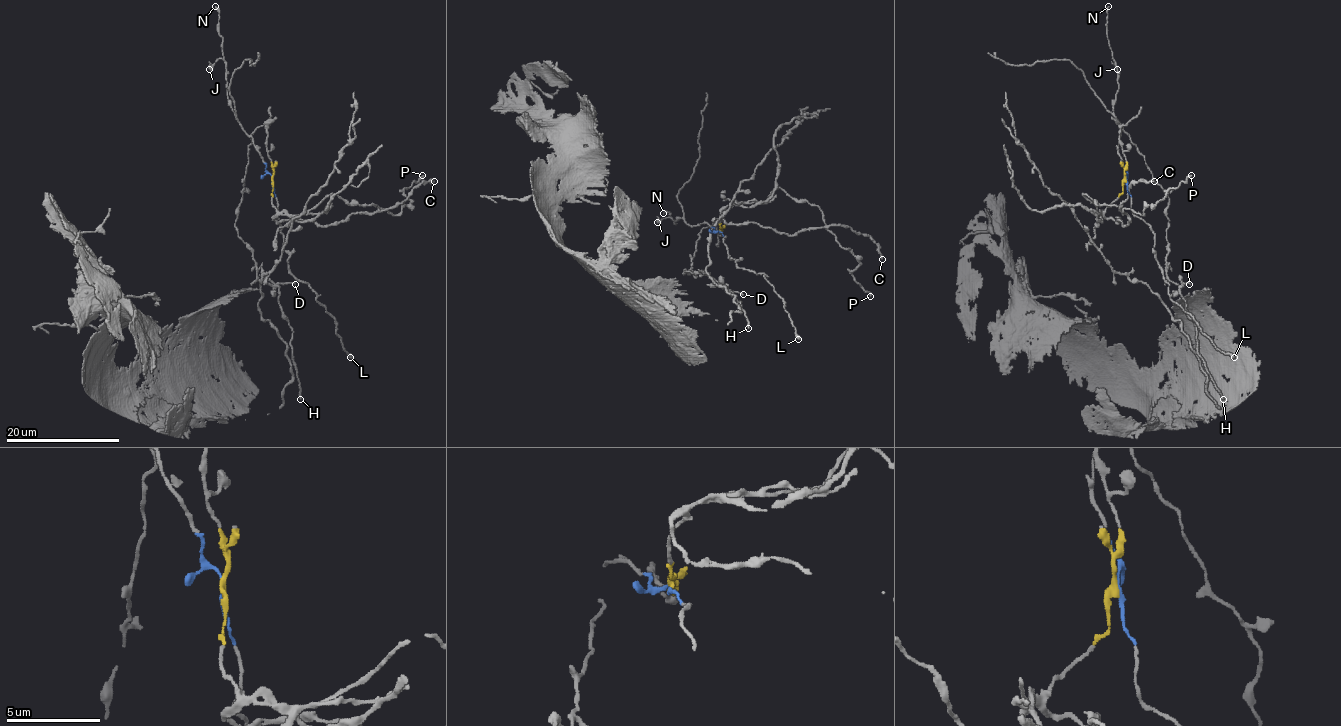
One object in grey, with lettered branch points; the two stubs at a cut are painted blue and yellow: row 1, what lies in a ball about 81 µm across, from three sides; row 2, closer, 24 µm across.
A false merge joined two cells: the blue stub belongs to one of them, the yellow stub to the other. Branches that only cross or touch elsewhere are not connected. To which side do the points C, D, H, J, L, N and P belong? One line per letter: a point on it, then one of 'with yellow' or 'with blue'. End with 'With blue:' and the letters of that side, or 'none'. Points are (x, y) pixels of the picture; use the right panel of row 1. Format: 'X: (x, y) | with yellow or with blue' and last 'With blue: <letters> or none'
C: (1154, 181) | with yellow
D: (1189, 284) | with yellow
H: (1223, 399) | with yellow
J: (1117, 69) | with blue
L: (1234, 357) | with blue
N: (1108, 6) | with blue
P: (1191, 175) | with yellow
With blue: J, L, N

